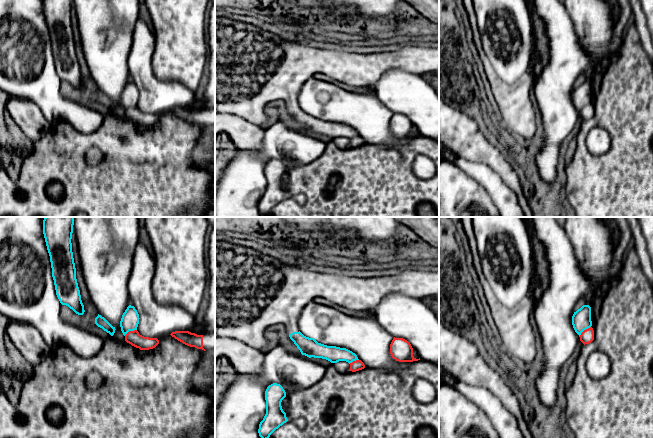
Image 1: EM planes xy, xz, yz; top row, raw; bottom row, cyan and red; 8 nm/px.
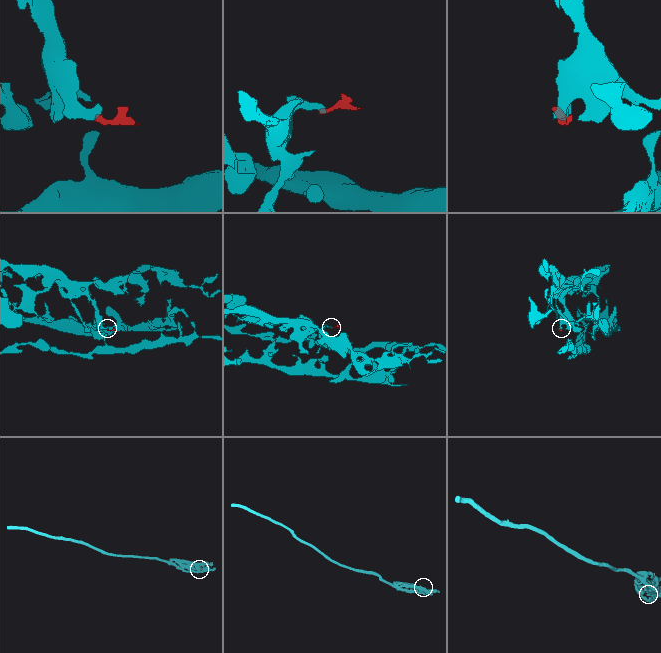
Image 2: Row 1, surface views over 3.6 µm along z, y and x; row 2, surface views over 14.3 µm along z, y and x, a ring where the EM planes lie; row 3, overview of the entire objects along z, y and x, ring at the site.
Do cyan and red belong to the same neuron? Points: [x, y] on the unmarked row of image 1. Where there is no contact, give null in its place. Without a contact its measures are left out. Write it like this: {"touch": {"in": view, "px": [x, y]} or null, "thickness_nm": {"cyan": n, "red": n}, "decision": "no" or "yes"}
{"touch": {"in": "yz", "px": [584, 105]}, "thickness_nm": {"cyan": 160, "red": 110}, "decision": "no"}

